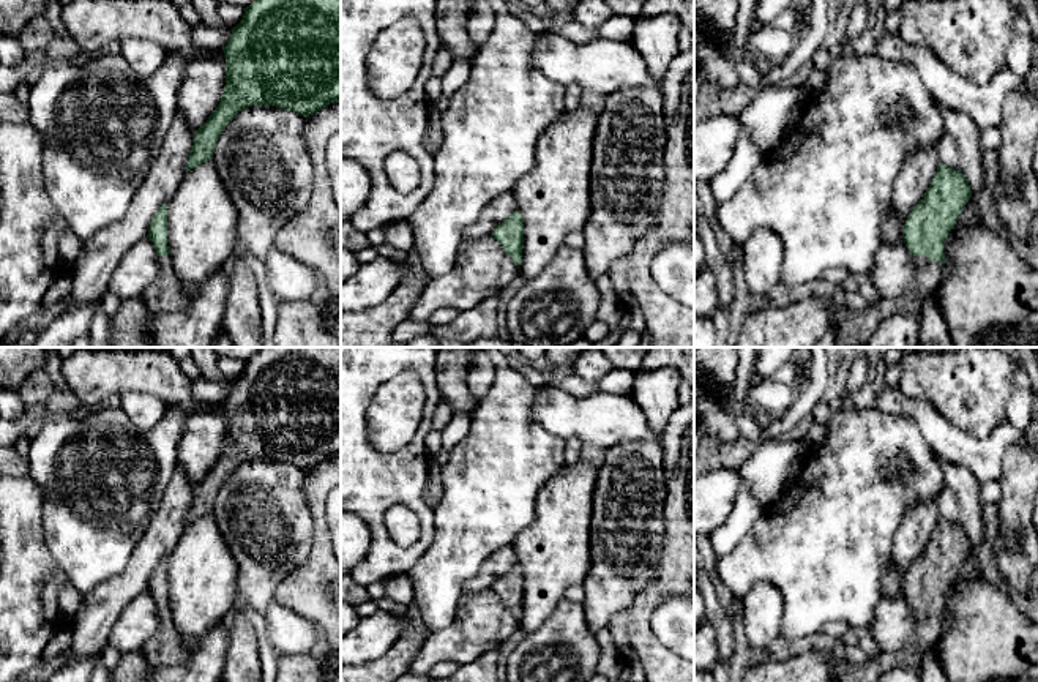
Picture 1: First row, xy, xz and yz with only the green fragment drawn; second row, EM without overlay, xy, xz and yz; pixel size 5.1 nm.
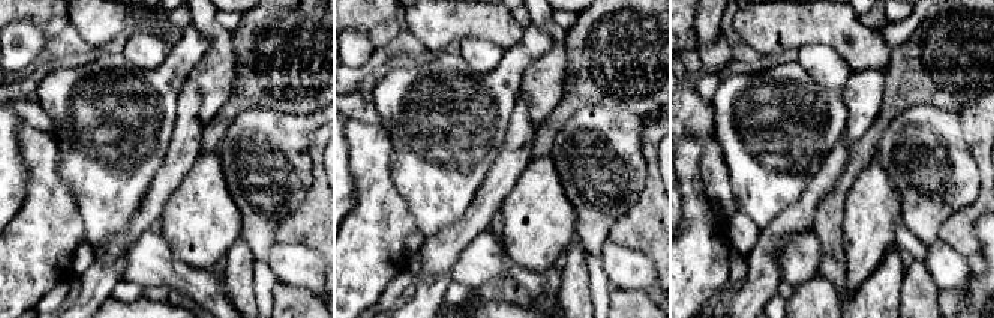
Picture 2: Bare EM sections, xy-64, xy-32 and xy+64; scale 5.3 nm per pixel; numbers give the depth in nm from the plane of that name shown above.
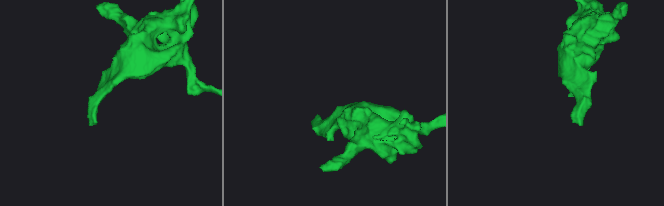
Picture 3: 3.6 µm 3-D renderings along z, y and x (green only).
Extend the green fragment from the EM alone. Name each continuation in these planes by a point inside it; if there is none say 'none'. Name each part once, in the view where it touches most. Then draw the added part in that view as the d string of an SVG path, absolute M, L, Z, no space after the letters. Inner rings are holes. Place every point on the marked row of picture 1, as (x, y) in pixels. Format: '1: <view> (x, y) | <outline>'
1: yz (854, 327) | M912 256L912 260L915 272L910 287L896 300L880 298L858 311L850 308L838 311L835 303L828 300L828 322L838 325L835 347L866 347L882 320L898 313L920 313L924 298L937 289L945 273L945 264L932 262L923 256Z

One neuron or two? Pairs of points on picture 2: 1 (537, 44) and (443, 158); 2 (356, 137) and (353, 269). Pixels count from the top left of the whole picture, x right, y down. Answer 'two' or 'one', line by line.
1: one
2: one

